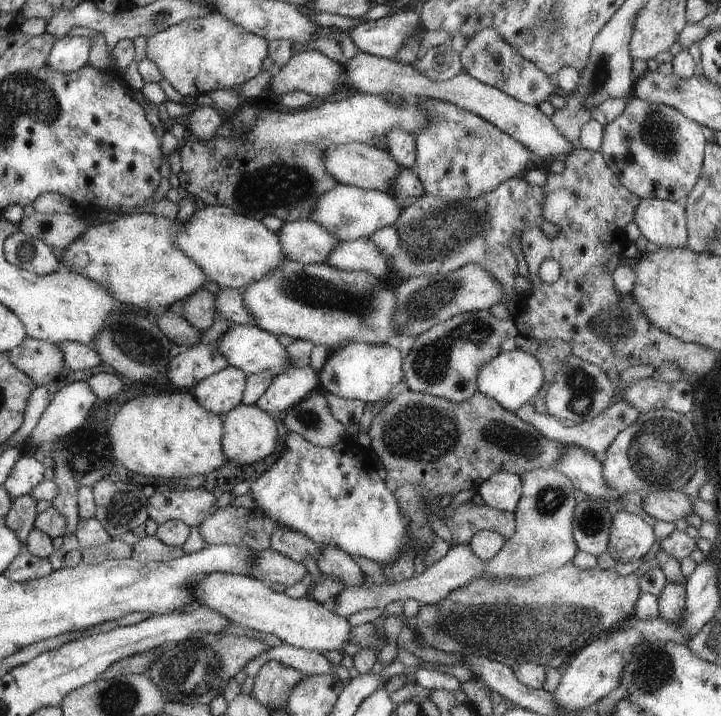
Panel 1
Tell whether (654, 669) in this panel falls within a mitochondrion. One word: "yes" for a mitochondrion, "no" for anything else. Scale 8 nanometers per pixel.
yes

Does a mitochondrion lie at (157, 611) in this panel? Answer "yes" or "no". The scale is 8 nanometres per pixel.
no

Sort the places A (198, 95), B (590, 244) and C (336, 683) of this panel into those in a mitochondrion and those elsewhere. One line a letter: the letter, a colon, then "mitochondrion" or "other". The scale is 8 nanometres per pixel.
A: other
B: other
C: other

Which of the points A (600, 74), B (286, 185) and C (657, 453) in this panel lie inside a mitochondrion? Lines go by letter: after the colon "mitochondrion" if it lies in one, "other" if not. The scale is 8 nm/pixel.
A: mitochondrion
B: mitochondrion
C: mitochondrion

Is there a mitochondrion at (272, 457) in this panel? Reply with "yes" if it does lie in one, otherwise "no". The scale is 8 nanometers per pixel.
no

